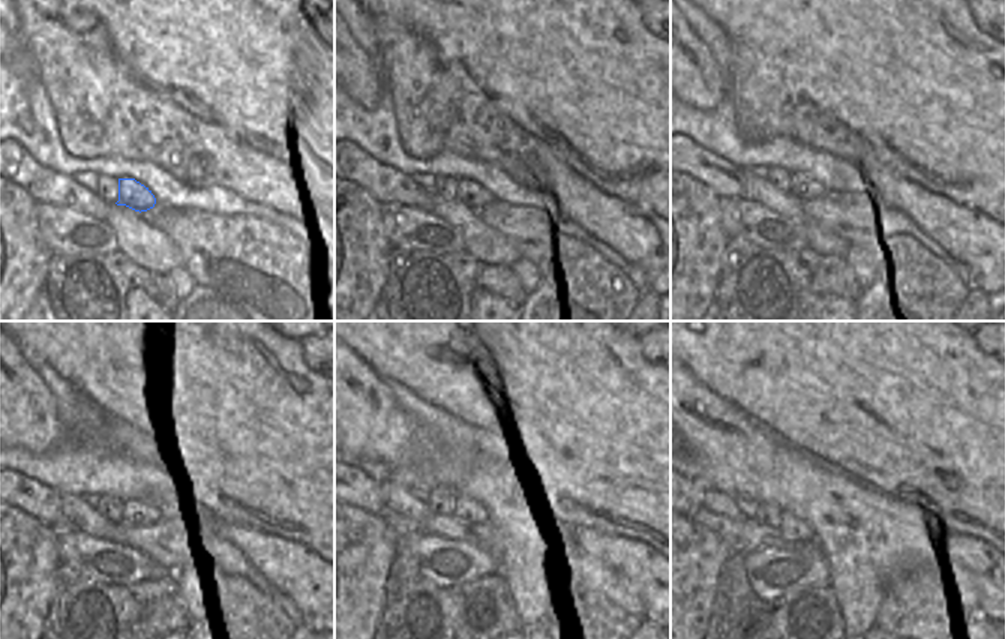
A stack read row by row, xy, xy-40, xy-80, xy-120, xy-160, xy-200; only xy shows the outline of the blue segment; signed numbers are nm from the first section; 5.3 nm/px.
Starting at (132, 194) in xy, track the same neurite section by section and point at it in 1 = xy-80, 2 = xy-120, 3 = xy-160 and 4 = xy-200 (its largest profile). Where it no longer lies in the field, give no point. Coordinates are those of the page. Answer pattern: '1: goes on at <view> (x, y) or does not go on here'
1: goes on at xy-80 (804, 188)
2: goes on at xy-120 (134, 513)
3: goes on at xy-160 (467, 510)
4: goes on at xy-200 (795, 530)

